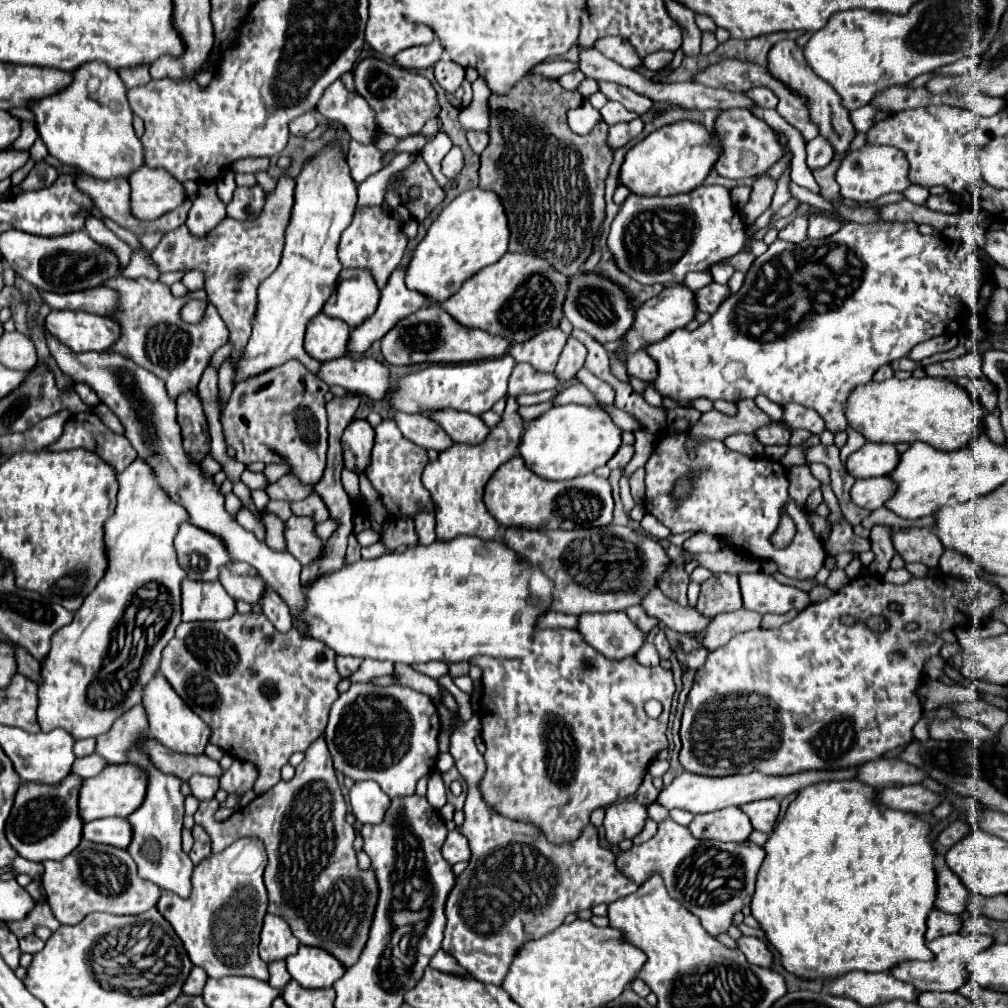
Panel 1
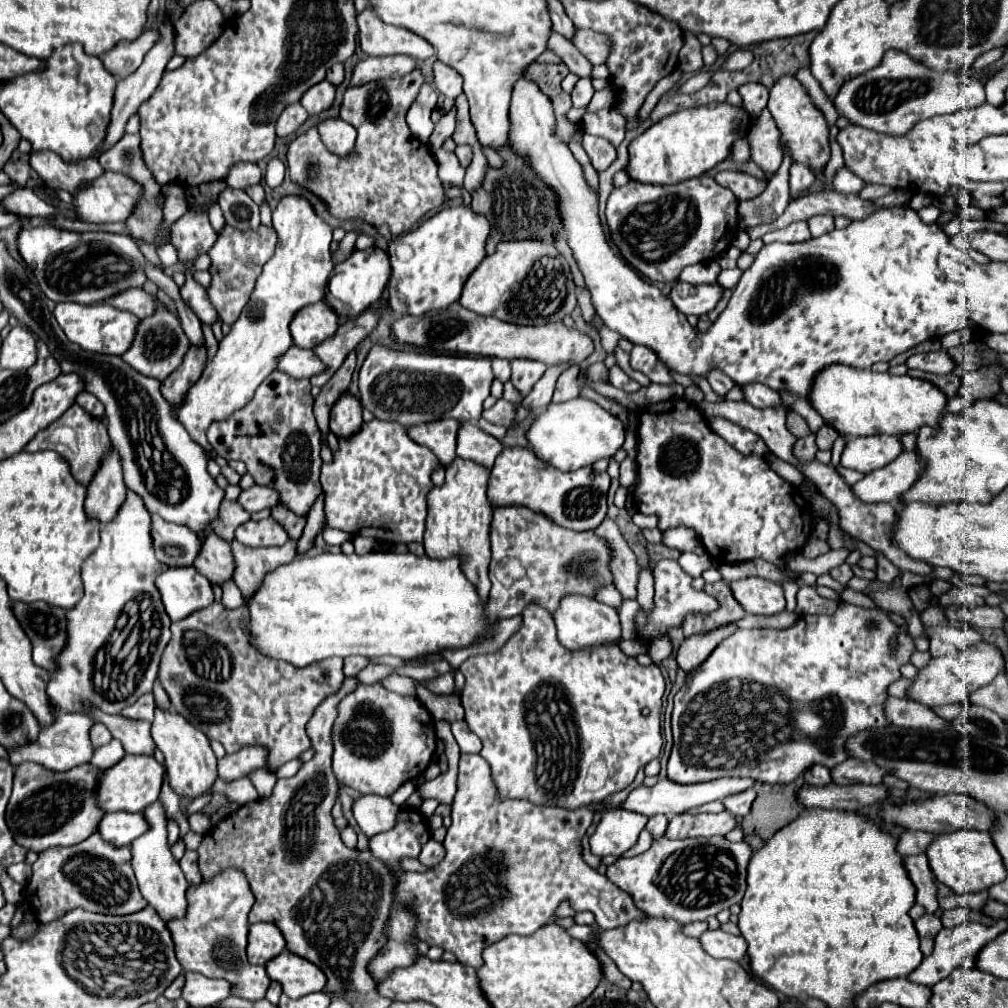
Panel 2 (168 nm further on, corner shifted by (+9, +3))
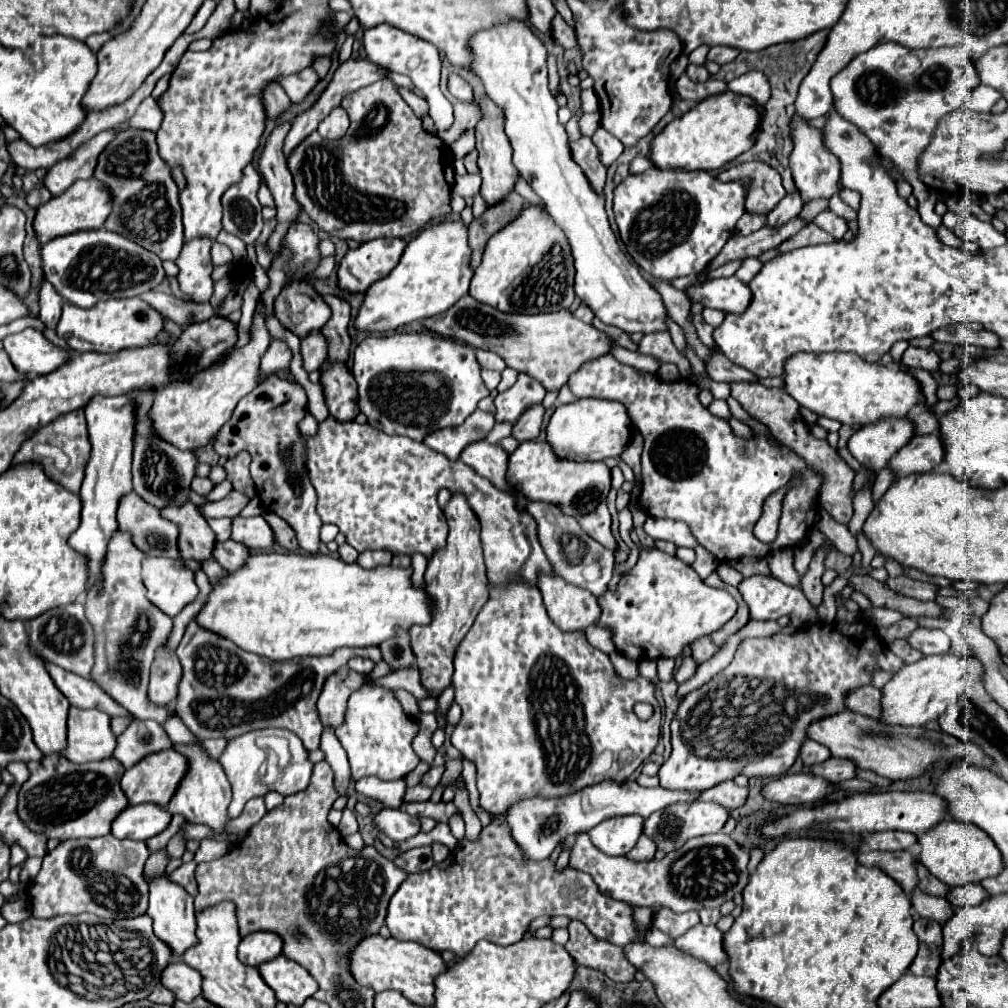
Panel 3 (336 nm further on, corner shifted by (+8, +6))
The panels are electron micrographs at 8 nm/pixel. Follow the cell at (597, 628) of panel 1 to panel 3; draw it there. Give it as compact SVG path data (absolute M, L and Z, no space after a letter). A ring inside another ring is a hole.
M539 576L539 590L549 618L563 632L587 630L597 624L601 608L597 598L583 588L567 584L561 576Z

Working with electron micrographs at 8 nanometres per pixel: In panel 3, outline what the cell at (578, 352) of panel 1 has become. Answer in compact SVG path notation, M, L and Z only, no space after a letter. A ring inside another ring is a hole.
M543 404L529 406L529 410L525 410L525 414L521 414L521 420L517 420L517 424L513 426L513 436L519 442L525 442L525 440L535 438L539 434L539 430L541 430L543 414L545 414Z

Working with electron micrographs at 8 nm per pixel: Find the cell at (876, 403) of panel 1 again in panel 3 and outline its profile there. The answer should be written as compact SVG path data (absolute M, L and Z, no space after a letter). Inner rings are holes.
M795 354L785 364L785 390L817 416L833 418L849 426L875 424L881 418L905 418L913 406L921 404L919 382L895 366L867 364L857 354Z

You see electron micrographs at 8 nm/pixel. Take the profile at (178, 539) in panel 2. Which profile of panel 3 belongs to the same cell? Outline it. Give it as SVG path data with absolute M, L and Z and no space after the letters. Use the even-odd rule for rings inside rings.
M135 492L121 500L117 522L123 532L133 534L135 546L141 548L147 556L181 556L177 550L177 524L161 518L161 512L141 500Z

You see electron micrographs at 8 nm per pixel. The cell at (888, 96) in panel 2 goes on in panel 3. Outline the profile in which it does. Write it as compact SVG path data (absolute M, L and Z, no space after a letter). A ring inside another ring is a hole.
M895 42L855 56L831 80L837 114L855 124L877 146L879 154L891 158L895 168L903 172L903 178L913 186L919 200L917 210L927 226L939 228L943 218L933 210L937 194L917 178L917 158L929 144L929 132L937 126L937 120L951 110L963 108L979 84L981 80L965 46L911 50Z

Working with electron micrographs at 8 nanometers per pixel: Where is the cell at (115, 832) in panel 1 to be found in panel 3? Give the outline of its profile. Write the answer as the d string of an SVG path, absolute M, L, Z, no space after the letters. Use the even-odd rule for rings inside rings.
M139 804L127 806L113 824L111 834L115 838L133 838L133 840L149 840L155 834L163 832L171 820L171 814L157 804Z

